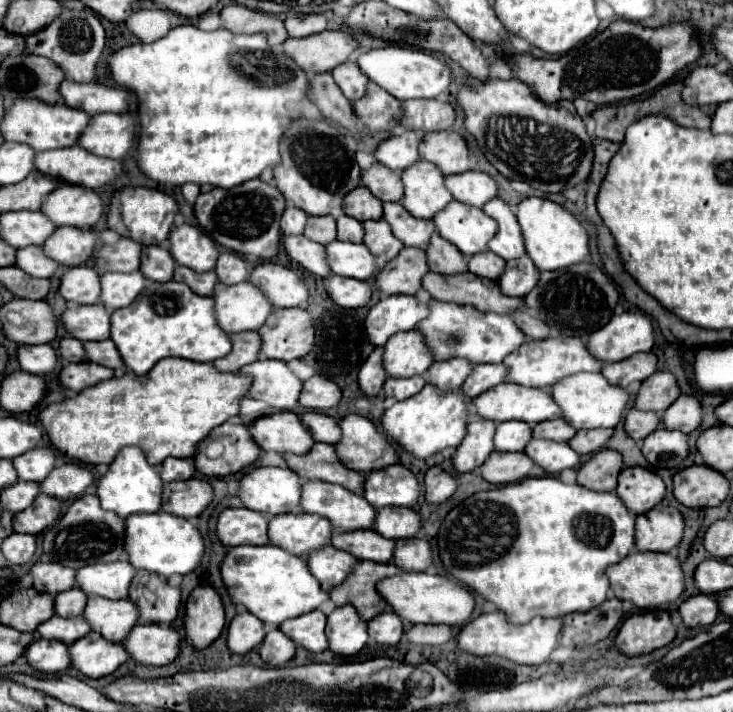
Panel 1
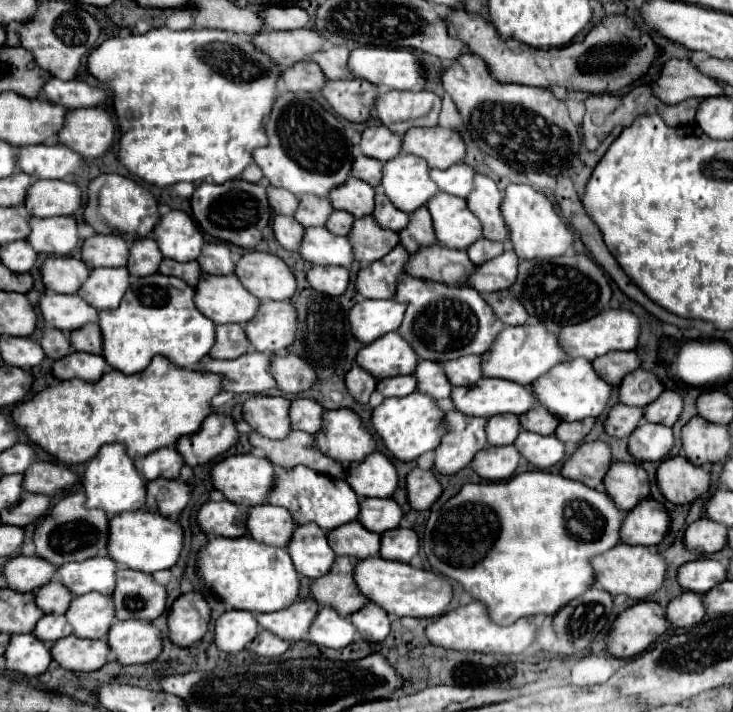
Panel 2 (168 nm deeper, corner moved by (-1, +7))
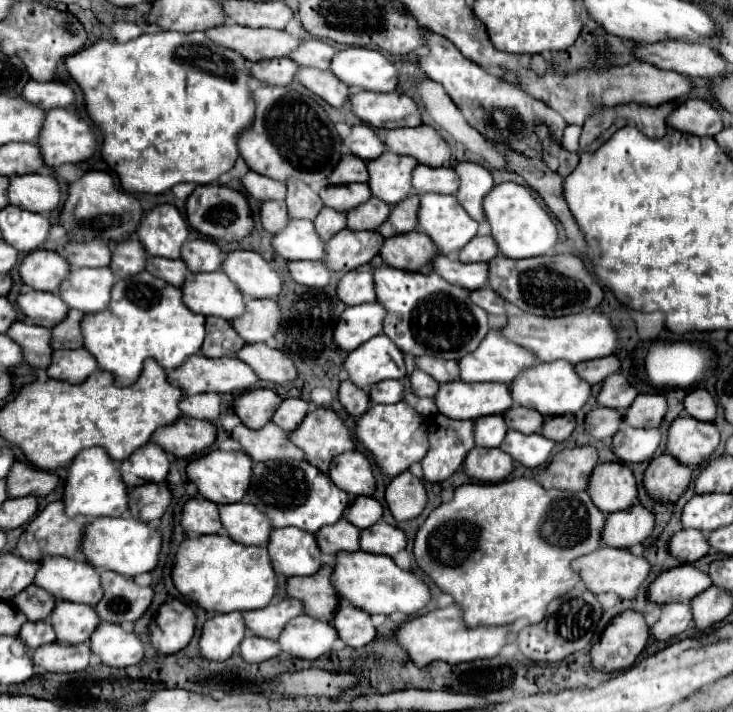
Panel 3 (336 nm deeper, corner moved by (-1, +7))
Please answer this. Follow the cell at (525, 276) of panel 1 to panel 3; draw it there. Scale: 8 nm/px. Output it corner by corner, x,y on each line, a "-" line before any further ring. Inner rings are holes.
439,255
435,271
451,285
459,285
463,289
475,291
487,285
489,279
489,265
487,263
461,263
459,259

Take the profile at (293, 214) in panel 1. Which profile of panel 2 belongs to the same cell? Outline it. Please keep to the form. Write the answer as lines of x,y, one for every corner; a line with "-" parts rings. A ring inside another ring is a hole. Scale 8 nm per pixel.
267,187
267,197
269,197
271,209
279,215
293,215
297,209
297,197
291,195
287,189

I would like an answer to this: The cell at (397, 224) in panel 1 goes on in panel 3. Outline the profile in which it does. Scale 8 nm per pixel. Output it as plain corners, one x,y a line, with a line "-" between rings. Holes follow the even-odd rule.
371,197
367,203
359,205
359,209
351,209
347,215
347,227
357,231
377,231
379,225
383,225
391,215
391,205
379,201
377,197

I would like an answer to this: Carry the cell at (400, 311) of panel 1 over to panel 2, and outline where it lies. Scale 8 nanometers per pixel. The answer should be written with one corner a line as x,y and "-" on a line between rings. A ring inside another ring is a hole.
357,299
351,307
351,331
359,343
373,343
389,331
397,331
405,305
395,299

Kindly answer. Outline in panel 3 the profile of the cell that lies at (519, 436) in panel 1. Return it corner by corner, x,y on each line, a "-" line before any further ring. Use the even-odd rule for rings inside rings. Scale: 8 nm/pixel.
491,415
491,417
479,417
475,421
475,441
483,447
499,447
501,441
507,435
507,423
503,415

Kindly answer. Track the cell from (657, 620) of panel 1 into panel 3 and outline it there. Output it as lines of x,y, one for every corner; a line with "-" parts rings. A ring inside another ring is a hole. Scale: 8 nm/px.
623,611
607,625
599,643
595,643
591,647
593,667
599,669
599,671
607,671
607,673
623,671
623,669
627,669
635,663
639,653
645,649
647,641
649,641
649,625
645,623
645,617
637,611

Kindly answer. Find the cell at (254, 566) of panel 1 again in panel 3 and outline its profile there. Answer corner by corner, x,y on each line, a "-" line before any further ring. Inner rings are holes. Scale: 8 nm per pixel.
195,535
185,539
175,557
173,581
183,595
217,613
263,609
277,597
277,573
267,547
241,545
229,535

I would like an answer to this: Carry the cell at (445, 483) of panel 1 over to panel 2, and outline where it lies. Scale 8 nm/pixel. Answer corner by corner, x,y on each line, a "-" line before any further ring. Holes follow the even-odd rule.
417,467
407,473
405,489
407,489
409,507
415,511
429,509
441,495
441,485
435,479
433,471
421,471

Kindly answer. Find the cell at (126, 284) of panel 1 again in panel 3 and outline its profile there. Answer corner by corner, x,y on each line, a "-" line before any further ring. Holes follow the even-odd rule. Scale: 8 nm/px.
109,267
73,269
71,277
63,281
59,297
63,297
63,301
67,301
71,309
77,307
83,313
95,313
103,311
109,305
113,285
115,285
115,275

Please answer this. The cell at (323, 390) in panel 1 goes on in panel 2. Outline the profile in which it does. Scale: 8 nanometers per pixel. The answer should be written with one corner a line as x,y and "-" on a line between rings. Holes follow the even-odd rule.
293,353
283,357
271,355
271,375
277,381
277,387
285,393
307,391
315,381
315,371
303,359

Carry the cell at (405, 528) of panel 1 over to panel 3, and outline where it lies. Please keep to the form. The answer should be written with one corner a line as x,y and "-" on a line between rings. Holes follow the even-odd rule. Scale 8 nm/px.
365,495
357,497
345,513
345,519
359,529
369,529
381,517
383,517
383,505
375,497
365,497

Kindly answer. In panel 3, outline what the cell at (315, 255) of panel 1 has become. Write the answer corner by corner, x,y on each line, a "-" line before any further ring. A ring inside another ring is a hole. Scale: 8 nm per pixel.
265,201
261,205
261,223
269,233
279,233
289,223
289,213
285,201

